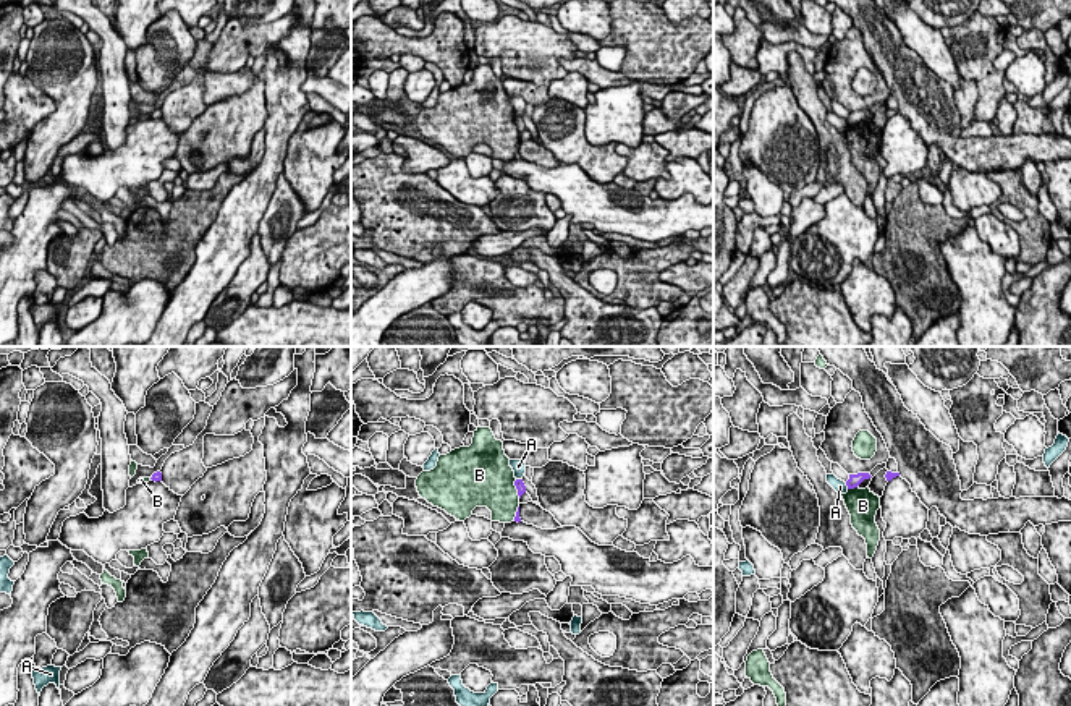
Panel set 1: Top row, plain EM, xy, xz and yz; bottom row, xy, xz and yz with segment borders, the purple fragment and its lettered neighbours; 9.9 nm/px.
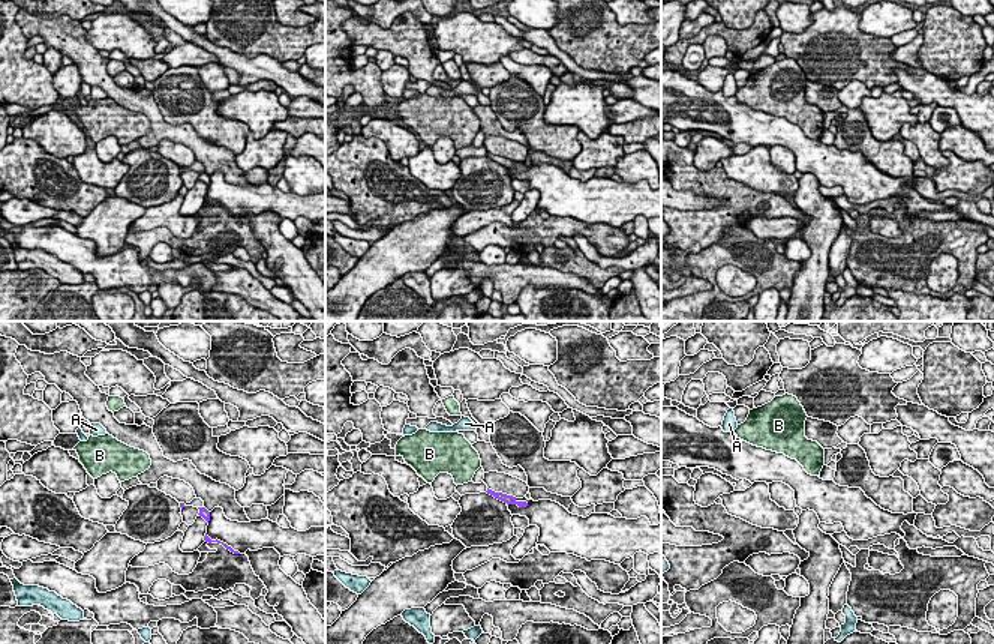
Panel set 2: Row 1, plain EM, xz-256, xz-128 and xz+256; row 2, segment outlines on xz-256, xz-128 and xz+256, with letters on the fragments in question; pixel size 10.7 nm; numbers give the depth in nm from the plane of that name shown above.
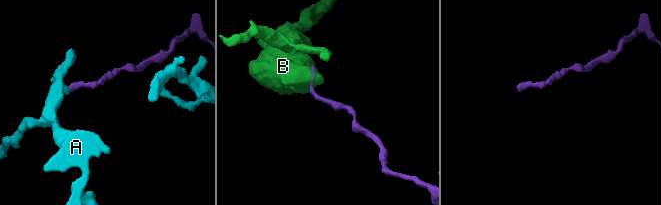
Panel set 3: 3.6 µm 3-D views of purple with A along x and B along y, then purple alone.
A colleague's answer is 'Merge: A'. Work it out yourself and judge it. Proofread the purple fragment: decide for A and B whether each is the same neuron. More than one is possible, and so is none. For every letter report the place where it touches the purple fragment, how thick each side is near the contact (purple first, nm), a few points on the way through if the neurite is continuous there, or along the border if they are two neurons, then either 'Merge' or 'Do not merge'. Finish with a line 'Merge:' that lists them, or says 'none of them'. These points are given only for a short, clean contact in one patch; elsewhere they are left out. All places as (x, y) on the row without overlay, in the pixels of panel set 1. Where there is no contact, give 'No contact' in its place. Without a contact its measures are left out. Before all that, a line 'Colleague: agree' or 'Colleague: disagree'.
Colleague: disagree
A: Touches purple at yz (846, 122). Thickness 130 nm (purple) against 130 nm. Boundary: yz (845, 120), (848, 125). Do not merge
B: Touches purple at yz (851, 125). Thickness 130 nm (purple) against 300 nm. Boundary: yz (856, 123), (848, 127). Do not merge
Merge: none of them

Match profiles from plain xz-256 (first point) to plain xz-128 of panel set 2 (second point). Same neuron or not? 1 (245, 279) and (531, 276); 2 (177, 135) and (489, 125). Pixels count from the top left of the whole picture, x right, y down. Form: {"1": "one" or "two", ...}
{"1": "one", "2": "one"}

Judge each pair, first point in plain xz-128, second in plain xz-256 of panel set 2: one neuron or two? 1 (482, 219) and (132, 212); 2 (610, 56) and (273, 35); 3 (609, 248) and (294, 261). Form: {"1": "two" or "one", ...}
{"1": "two", "2": "one", "3": "two"}

